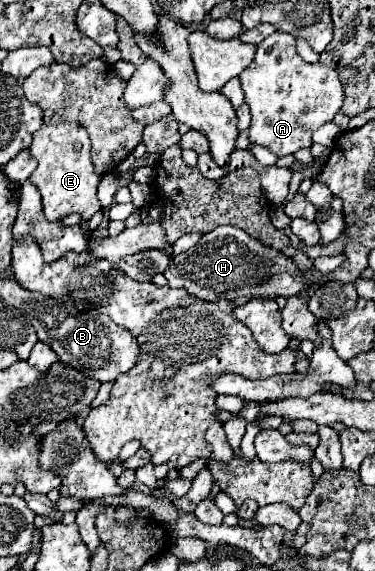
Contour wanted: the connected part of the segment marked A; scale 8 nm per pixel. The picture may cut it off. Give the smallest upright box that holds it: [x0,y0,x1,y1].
[240,31,344,157]

